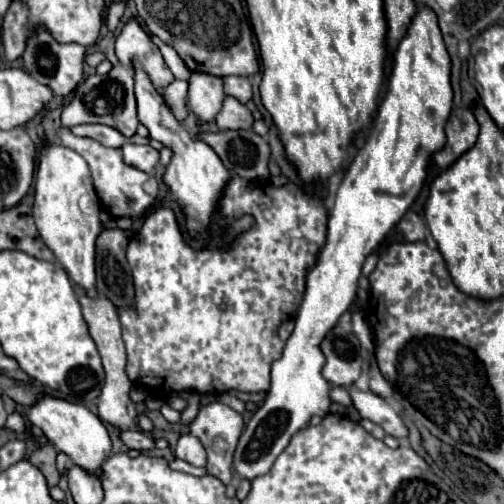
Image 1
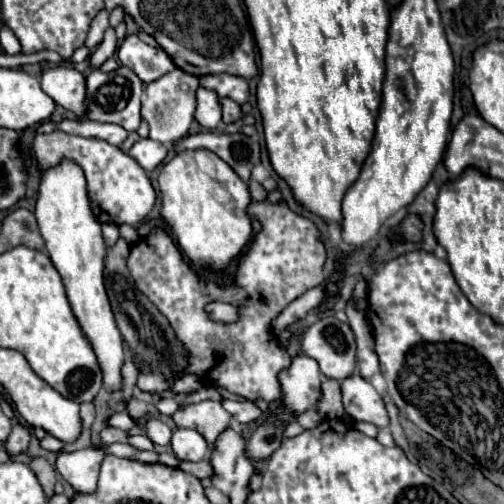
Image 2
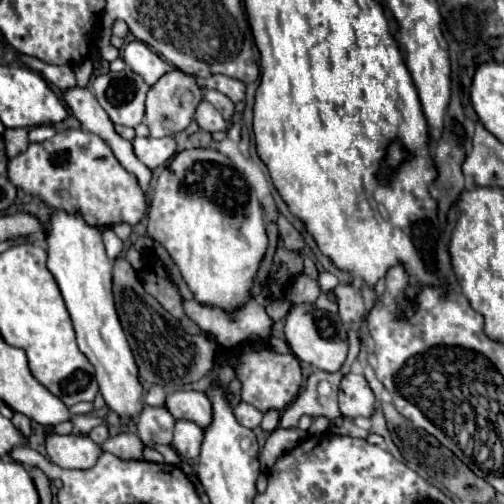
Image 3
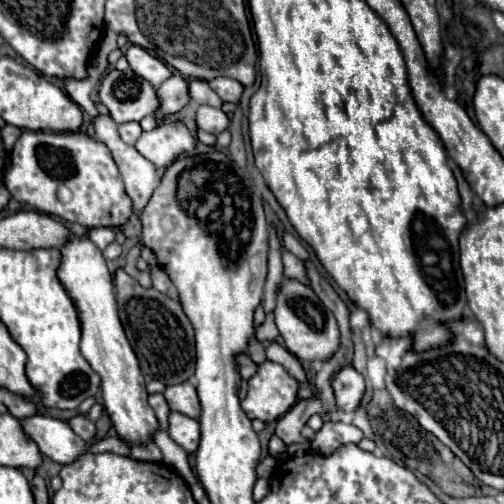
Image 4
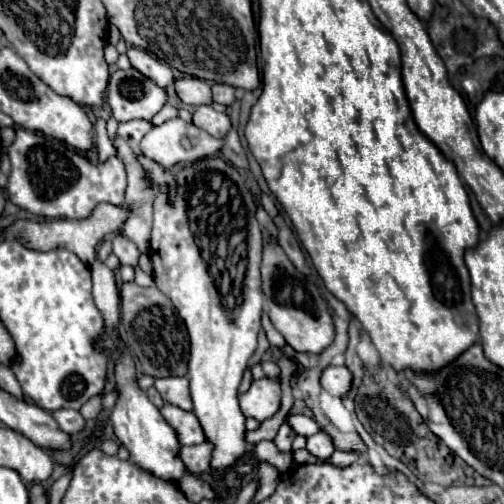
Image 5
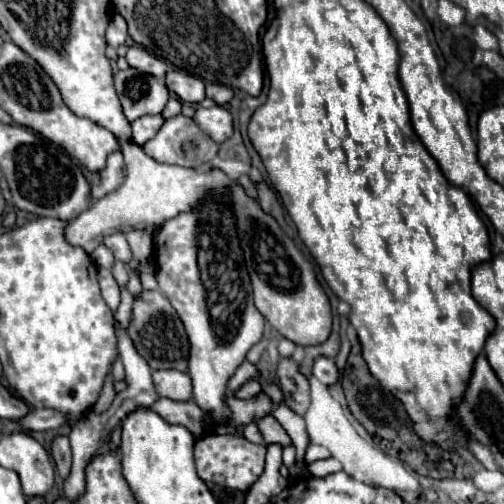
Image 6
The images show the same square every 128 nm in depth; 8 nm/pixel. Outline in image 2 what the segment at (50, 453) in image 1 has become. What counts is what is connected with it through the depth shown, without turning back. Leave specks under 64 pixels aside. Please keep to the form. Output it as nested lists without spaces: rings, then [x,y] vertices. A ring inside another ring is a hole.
[[[32,458],[30,460],[30,468],[36,474],[46,498],[54,496],[54,484],[56,484],[56,472],[54,468],[44,460],[44,458]]]

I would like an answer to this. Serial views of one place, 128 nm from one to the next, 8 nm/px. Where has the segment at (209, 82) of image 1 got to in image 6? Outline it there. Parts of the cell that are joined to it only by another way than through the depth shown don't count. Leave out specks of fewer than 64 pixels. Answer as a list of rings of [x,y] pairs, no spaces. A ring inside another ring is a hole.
[[[224,106],[198,108],[194,120],[200,124],[200,130],[204,130],[218,144],[232,136],[232,114]]]

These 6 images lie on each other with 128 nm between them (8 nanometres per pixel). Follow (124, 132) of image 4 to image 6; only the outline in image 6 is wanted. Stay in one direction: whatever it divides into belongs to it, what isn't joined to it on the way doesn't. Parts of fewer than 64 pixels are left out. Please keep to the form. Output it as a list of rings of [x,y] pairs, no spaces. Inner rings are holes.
[[[160,114],[156,116],[142,116],[140,120],[134,120],[132,122],[132,138],[136,144],[144,144],[148,142],[150,138],[156,136],[156,132],[162,128],[164,124],[164,118]]]

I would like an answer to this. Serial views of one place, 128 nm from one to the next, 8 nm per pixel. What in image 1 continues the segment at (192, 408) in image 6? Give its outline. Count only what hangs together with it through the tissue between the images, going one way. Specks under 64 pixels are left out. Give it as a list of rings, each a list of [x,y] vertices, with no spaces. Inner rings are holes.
[[[182,434],[178,444],[176,444],[176,450],[174,450],[176,458],[182,458],[186,460],[188,464],[192,466],[204,466],[206,464],[206,452],[204,452],[204,446],[200,444],[200,440],[192,434]]]

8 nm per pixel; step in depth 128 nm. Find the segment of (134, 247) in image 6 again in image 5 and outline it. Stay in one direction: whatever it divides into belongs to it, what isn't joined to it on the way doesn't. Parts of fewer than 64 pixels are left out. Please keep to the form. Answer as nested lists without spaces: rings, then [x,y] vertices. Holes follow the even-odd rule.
[[[116,138],[114,146],[118,148],[118,156],[126,164],[128,172],[128,188],[126,188],[126,204],[130,208],[130,216],[124,224],[122,234],[130,238],[142,254],[150,250],[150,232],[152,232],[152,198],[154,190],[144,180],[144,170],[136,164],[136,152],[124,144],[124,140]]]

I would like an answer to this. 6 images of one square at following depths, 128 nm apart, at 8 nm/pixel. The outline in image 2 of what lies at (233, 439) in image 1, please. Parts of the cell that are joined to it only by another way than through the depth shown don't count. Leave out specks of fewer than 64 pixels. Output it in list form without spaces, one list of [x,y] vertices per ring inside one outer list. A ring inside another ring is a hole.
[[[202,400],[196,404],[182,404],[172,416],[178,428],[192,428],[198,430],[210,448],[214,446],[216,436],[230,426],[230,414],[222,408],[220,402]],[[200,460],[200,462],[180,462],[178,468],[184,470],[184,472],[192,472],[200,480],[212,476],[212,468],[210,468],[210,462],[208,460]]]

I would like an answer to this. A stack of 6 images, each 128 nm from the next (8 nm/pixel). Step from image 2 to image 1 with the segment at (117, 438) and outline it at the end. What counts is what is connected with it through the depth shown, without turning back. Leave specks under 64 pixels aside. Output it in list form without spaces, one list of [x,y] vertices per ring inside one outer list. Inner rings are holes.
[[[122,430],[120,432],[120,440],[128,446],[128,448],[136,448],[140,452],[146,452],[150,448],[154,448],[154,440],[138,430]]]

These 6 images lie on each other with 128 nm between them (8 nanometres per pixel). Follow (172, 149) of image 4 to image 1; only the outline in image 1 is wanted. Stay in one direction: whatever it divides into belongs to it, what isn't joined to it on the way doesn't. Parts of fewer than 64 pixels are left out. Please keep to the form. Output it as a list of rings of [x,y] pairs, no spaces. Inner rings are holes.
[[[126,142],[122,146],[122,152],[124,152],[124,162],[130,164],[130,166],[136,166],[148,174],[154,172],[154,166],[158,164],[160,160],[160,152],[152,146],[140,146],[140,144],[130,144]]]

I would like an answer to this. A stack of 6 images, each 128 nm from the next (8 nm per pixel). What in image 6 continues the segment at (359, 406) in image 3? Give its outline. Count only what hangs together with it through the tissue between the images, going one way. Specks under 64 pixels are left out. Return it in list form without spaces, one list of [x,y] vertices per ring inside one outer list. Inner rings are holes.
[[[318,356],[314,360],[314,366],[312,366],[312,376],[322,382],[324,386],[328,384],[334,384],[338,380],[338,370],[336,370],[336,364],[332,358],[326,358],[326,356]]]

